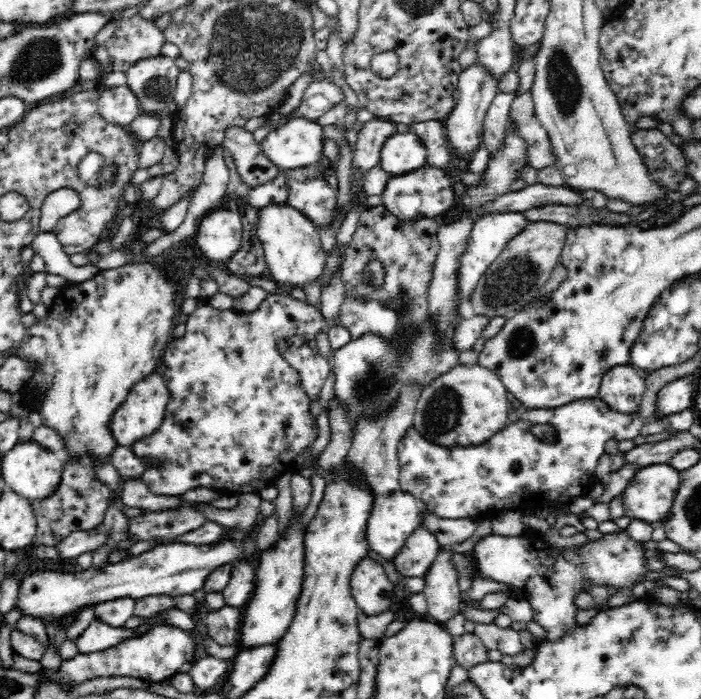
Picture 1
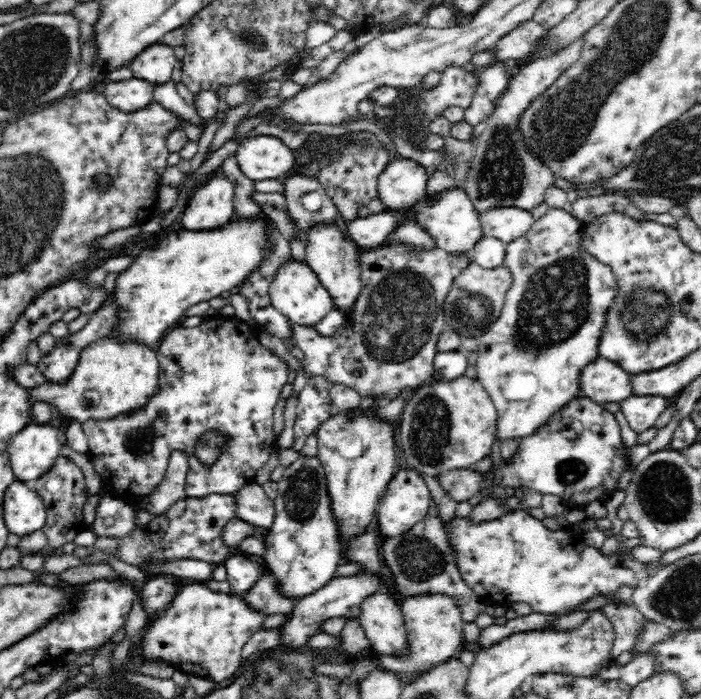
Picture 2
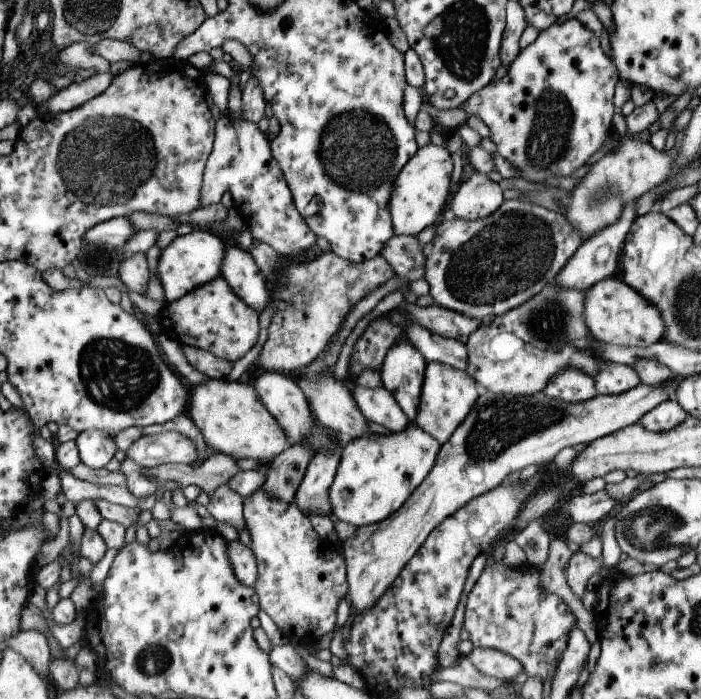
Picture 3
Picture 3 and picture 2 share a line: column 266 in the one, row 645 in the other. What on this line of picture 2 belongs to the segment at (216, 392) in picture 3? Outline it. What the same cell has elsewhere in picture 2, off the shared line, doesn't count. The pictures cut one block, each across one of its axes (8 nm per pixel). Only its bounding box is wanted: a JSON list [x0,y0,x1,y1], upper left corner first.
[375,593,467,683]

